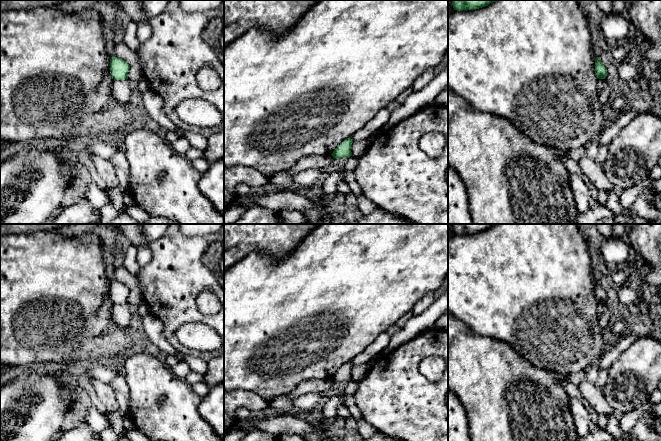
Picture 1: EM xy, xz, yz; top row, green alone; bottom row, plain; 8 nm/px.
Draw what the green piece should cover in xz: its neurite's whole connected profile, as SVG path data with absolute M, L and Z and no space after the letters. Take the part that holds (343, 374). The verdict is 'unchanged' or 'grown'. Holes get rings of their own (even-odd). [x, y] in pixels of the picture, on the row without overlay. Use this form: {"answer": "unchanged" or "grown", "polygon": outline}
{"answer": "unchanged", "polygon": "M351 361L341 366L341 368L338 369L338 371L331 378L333 382L336 382L336 383L349 382L350 380L352 380L352 376L351 376L352 367L353 365Z"}

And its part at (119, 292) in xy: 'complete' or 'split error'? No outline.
complete

